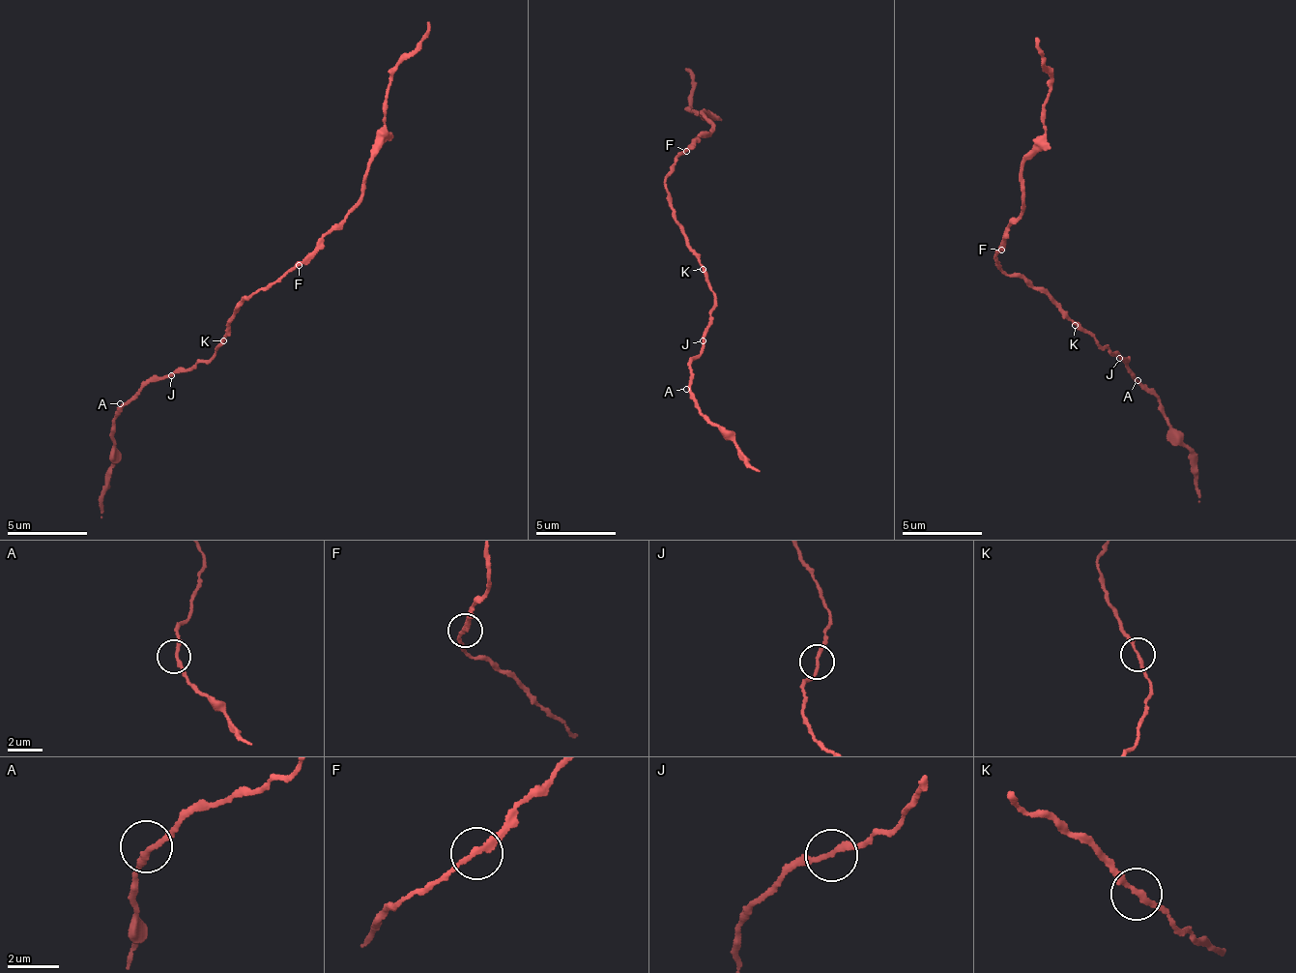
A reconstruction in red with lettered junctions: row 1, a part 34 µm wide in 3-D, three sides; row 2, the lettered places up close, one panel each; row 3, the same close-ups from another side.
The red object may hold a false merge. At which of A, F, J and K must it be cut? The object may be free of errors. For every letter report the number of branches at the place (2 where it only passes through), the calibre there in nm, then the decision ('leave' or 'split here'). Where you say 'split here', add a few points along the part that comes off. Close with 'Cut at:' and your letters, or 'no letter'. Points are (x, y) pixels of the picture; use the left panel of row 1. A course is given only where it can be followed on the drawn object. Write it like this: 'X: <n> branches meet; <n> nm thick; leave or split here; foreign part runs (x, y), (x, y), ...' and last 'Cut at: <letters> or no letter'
A: 2 branches meet; 200 nm thick; leave
F: 2 branches meet; 200 nm thick; leave
J: 2 branches meet; 190 nm thick; leave
K: 2 branches meet; 200 nm thick; leave
Cut at: no letter

